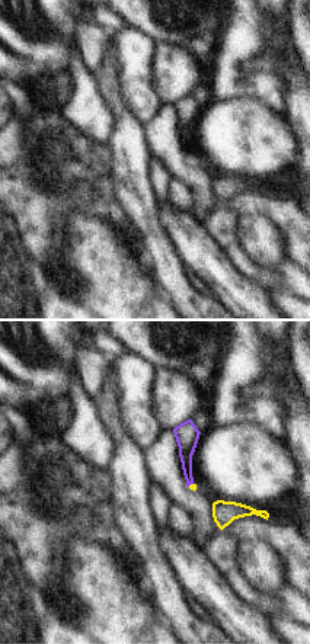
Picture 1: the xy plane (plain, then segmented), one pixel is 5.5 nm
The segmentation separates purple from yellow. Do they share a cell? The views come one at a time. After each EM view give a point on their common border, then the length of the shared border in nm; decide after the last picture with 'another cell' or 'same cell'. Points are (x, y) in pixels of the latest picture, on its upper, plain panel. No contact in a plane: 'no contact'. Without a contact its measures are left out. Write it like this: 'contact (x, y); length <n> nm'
contact (189, 159); length 40 nm

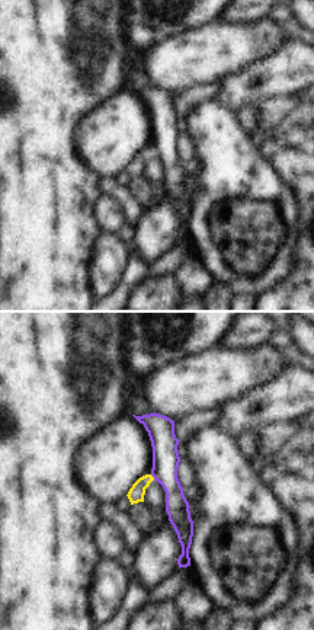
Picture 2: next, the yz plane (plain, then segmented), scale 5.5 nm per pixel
contact (153, 150); length 40 nm

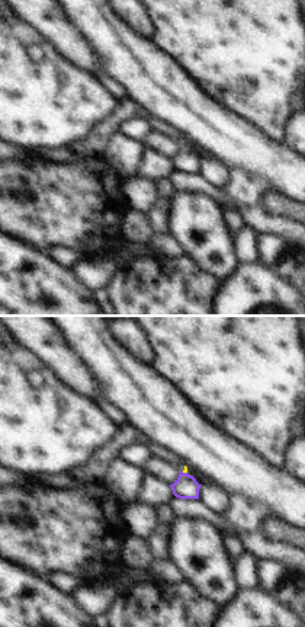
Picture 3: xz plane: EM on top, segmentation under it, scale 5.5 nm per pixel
contact (185, 147); length 30 nm

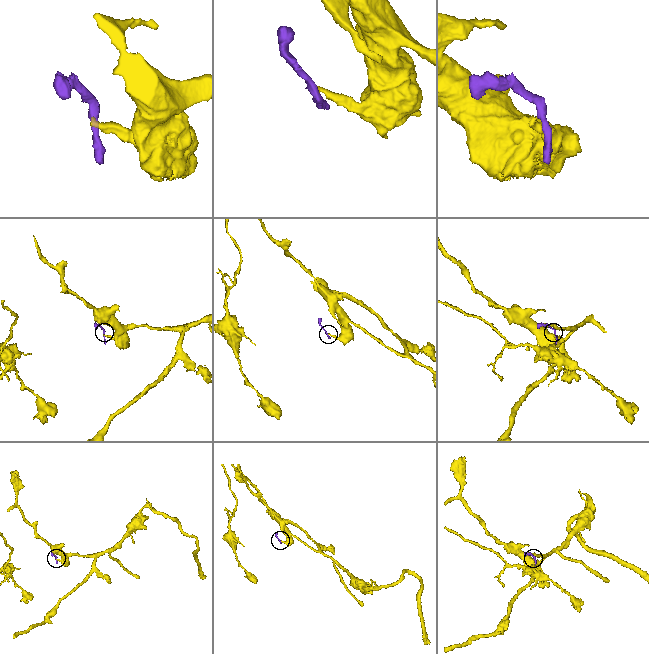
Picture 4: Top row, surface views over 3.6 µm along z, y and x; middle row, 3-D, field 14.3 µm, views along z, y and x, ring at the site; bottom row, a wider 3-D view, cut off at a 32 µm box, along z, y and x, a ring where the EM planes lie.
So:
another cell

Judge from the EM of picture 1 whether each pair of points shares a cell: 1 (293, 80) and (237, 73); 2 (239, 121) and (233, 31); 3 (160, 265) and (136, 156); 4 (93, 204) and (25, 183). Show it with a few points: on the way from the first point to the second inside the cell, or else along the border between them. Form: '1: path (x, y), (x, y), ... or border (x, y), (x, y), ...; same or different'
1: border (288, 45), (285, 50), (287, 90), (283, 112); different
2: border (211, 96), (252, 96), (269, 108); different
3: path (153, 237), (136, 198), (136, 183); same
4: path (76, 196), (42, 196); same

